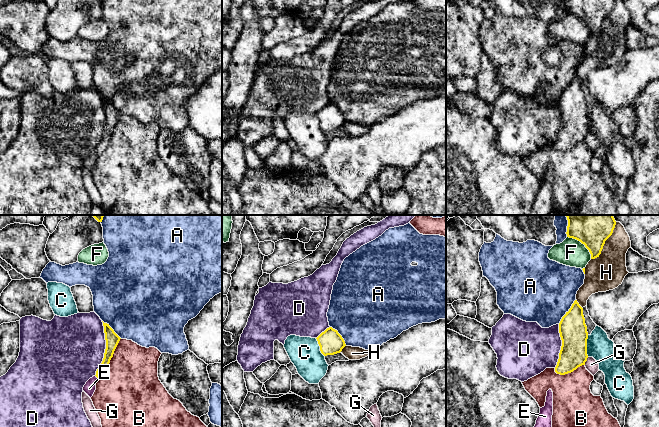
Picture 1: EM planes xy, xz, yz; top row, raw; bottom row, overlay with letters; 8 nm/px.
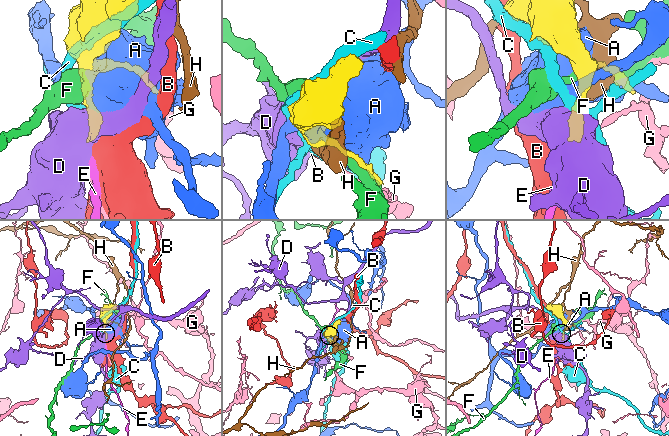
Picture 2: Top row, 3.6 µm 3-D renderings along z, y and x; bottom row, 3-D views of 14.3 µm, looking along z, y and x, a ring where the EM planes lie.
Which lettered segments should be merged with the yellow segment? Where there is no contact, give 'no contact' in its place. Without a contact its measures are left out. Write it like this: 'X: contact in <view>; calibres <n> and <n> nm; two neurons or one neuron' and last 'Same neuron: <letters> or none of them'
A: contact in yz; calibres 220 and 480 nm; two neurons
B: contact in xy; calibres 110 and 420 nm; two neurons
C: contact in yz; calibres 220 and 200 nm; two neurons
D: contact in xy; calibres 110 and 480 nm; two neurons
E: contact in xy; calibres 80 and 100 nm; one neuron
F: contact in yz; calibres 200 and 220 nm; two neurons
G: contact in yz; calibres 220 and 100 nm; two neurons
H: contact in yz; calibres 200 and 280 nm; two neurons
Same neuron: E

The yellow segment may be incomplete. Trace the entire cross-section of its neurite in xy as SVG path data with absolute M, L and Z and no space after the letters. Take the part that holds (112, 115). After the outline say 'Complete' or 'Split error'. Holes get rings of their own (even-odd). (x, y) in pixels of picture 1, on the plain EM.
M104 99L104 109L106 116L106 125L104 129L104 134L96 147L96 151L90 154L83 163L83 167L91 174L96 166L97 155L102 153L109 144L109 139L113 133L114 127L120 117L120 113L114 108L114 106L109 102L109 100Z. Split error

